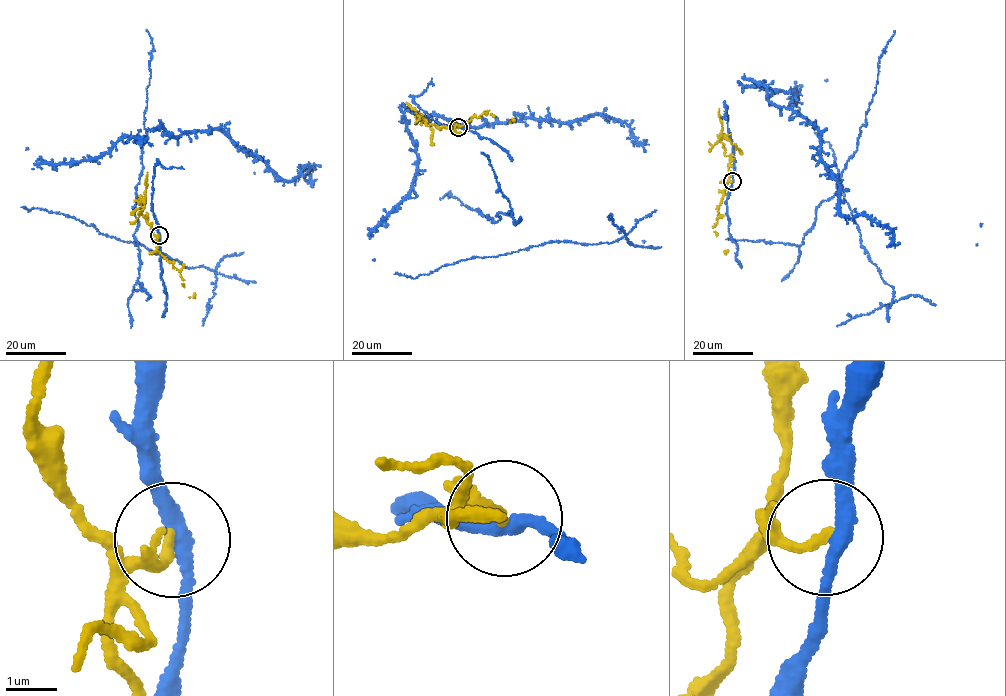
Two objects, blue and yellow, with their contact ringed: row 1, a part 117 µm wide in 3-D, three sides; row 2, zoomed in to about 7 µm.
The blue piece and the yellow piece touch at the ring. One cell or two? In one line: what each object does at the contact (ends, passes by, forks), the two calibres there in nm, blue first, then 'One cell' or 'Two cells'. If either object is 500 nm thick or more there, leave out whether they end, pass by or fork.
At the ring blue passes by. At the ring yellow ends. Thickness 280 nm (blue) against 180 nm. Two cells

